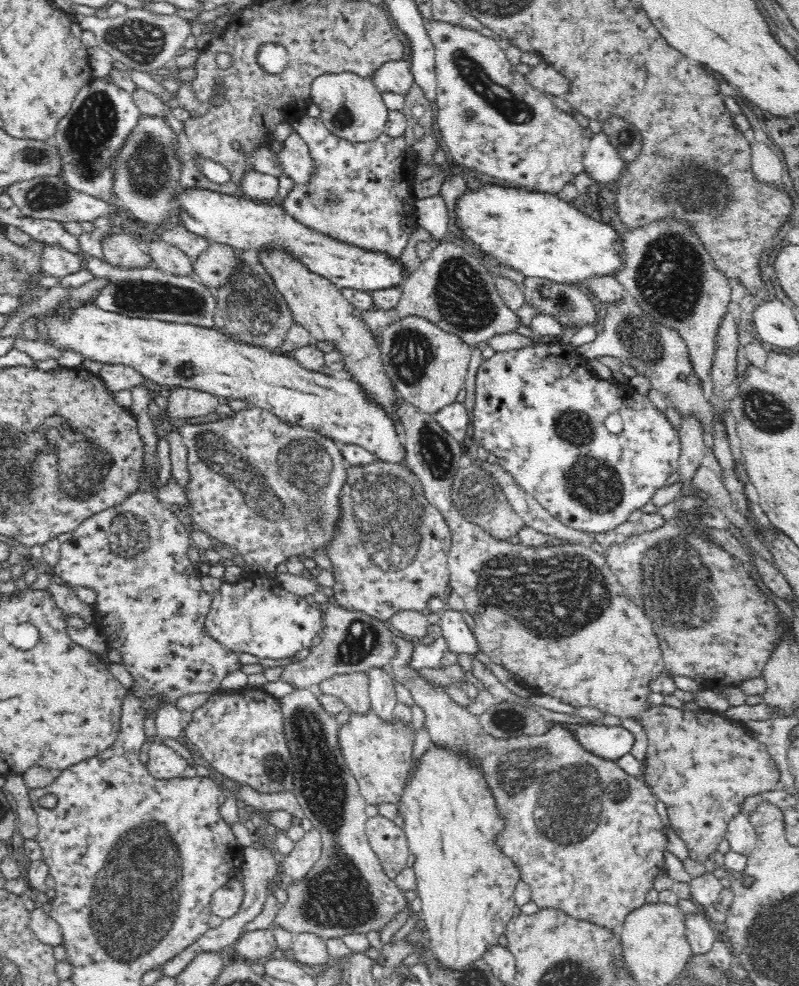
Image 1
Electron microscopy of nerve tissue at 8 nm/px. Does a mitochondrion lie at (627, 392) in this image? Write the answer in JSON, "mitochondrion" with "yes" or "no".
{"mitochondrion":"no"}

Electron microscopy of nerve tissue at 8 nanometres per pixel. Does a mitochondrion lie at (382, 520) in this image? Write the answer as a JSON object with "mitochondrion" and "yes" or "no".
{"mitochondrion":"yes"}

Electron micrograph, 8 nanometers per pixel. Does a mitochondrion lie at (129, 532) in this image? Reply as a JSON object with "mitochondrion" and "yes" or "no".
{"mitochondrion":"yes"}

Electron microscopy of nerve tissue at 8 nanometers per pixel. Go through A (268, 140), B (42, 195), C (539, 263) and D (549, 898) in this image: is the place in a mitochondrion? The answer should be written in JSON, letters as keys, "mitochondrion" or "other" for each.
{"A":"other","B":"mitochondrion","C":"other","D":"other"}

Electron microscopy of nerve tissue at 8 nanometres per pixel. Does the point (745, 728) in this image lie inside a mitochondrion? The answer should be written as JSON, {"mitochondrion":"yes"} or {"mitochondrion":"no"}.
{"mitochondrion":"no"}

